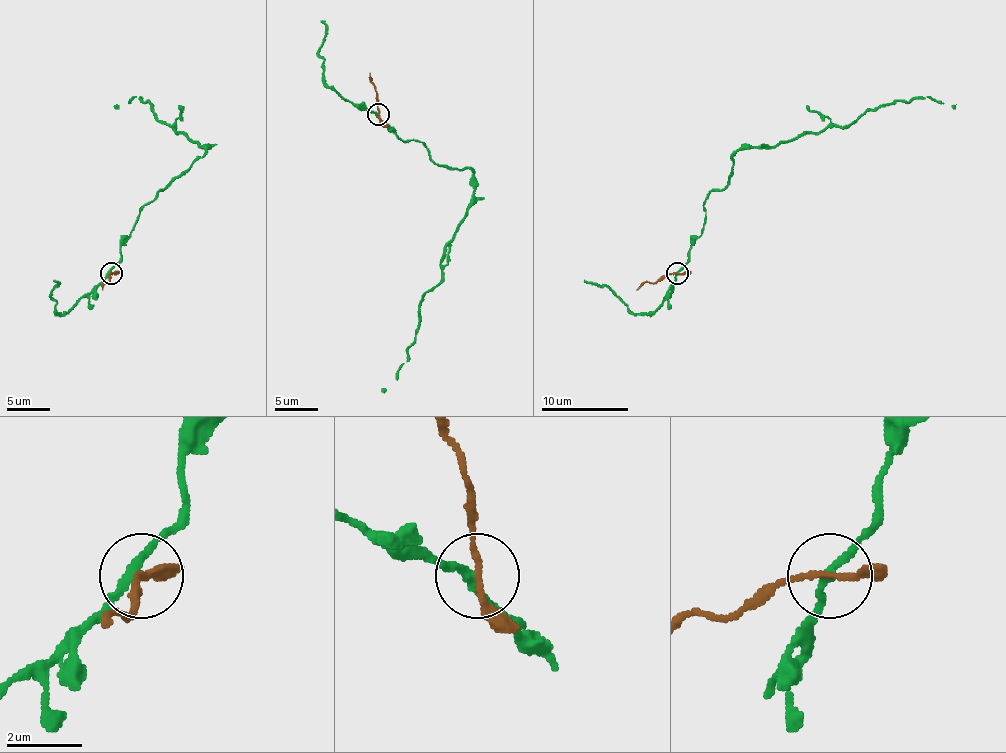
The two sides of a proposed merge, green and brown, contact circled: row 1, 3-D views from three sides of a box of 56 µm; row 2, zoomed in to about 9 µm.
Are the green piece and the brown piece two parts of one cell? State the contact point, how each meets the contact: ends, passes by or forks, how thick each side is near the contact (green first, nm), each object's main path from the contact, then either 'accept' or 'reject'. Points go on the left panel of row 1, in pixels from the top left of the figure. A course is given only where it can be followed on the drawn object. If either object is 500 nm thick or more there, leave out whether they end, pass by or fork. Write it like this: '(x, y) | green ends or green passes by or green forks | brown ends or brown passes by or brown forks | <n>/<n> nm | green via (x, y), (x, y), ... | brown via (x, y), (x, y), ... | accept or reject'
(111, 273) | green passes by | brown passes by | 200/150 nm | green via (111, 272), (140, 211), (207, 150), (155, 115), (148, 100), (135, 96), (114, 107) | brown via (111, 274), (103, 289) | reject

